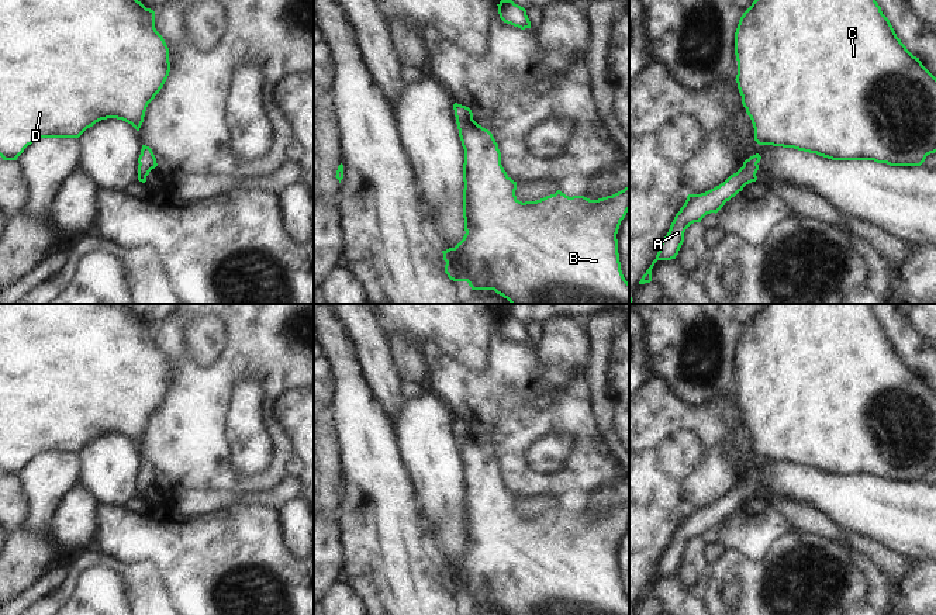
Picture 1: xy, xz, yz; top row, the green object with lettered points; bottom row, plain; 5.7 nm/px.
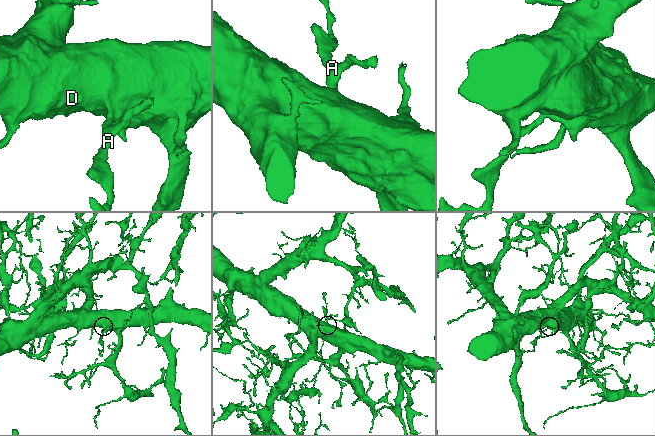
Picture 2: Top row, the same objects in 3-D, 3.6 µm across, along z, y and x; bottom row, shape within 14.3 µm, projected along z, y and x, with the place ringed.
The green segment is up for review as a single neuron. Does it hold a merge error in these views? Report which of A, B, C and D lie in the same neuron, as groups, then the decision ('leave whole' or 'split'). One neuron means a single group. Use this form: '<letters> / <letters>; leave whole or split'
A B C D; leave whole

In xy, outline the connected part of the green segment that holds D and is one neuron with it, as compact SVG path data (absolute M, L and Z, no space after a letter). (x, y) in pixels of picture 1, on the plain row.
M0 304L0 471L17 476L39 453L79 453L107 433L122 435L139 446L146 422L163 402L169 387L169 363L155 343L155 326L122 304Z

